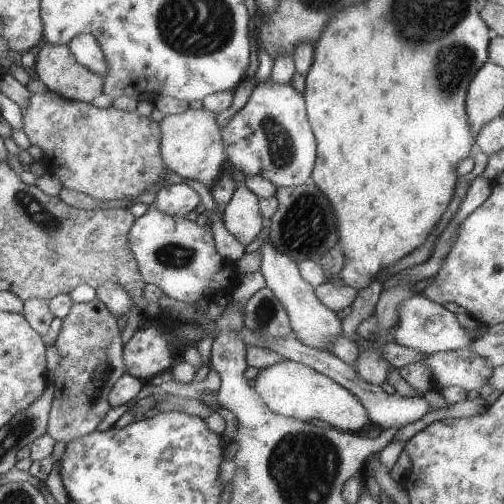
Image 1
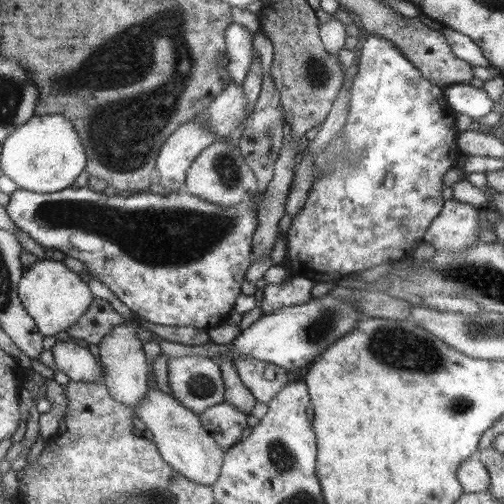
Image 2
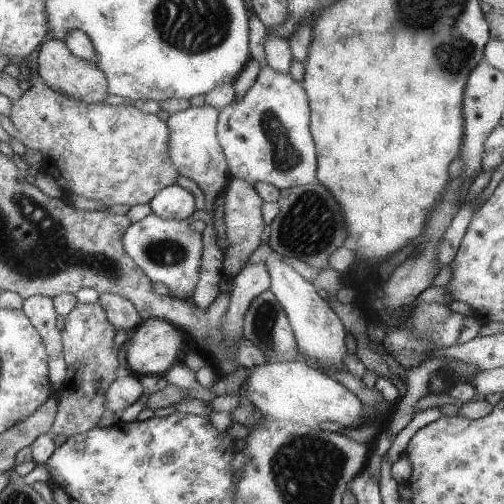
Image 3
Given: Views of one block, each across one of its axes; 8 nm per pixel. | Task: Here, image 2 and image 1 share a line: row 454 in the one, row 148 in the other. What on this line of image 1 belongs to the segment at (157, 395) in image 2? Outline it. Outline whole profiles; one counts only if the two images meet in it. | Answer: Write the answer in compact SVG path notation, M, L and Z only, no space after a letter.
M199 108L199 110L185 110L175 116L165 116L159 122L161 128L159 156L163 166L173 174L181 176L183 180L201 182L205 188L209 188L215 182L227 160L227 152L221 142L221 128L215 124L215 116L217 114Z

